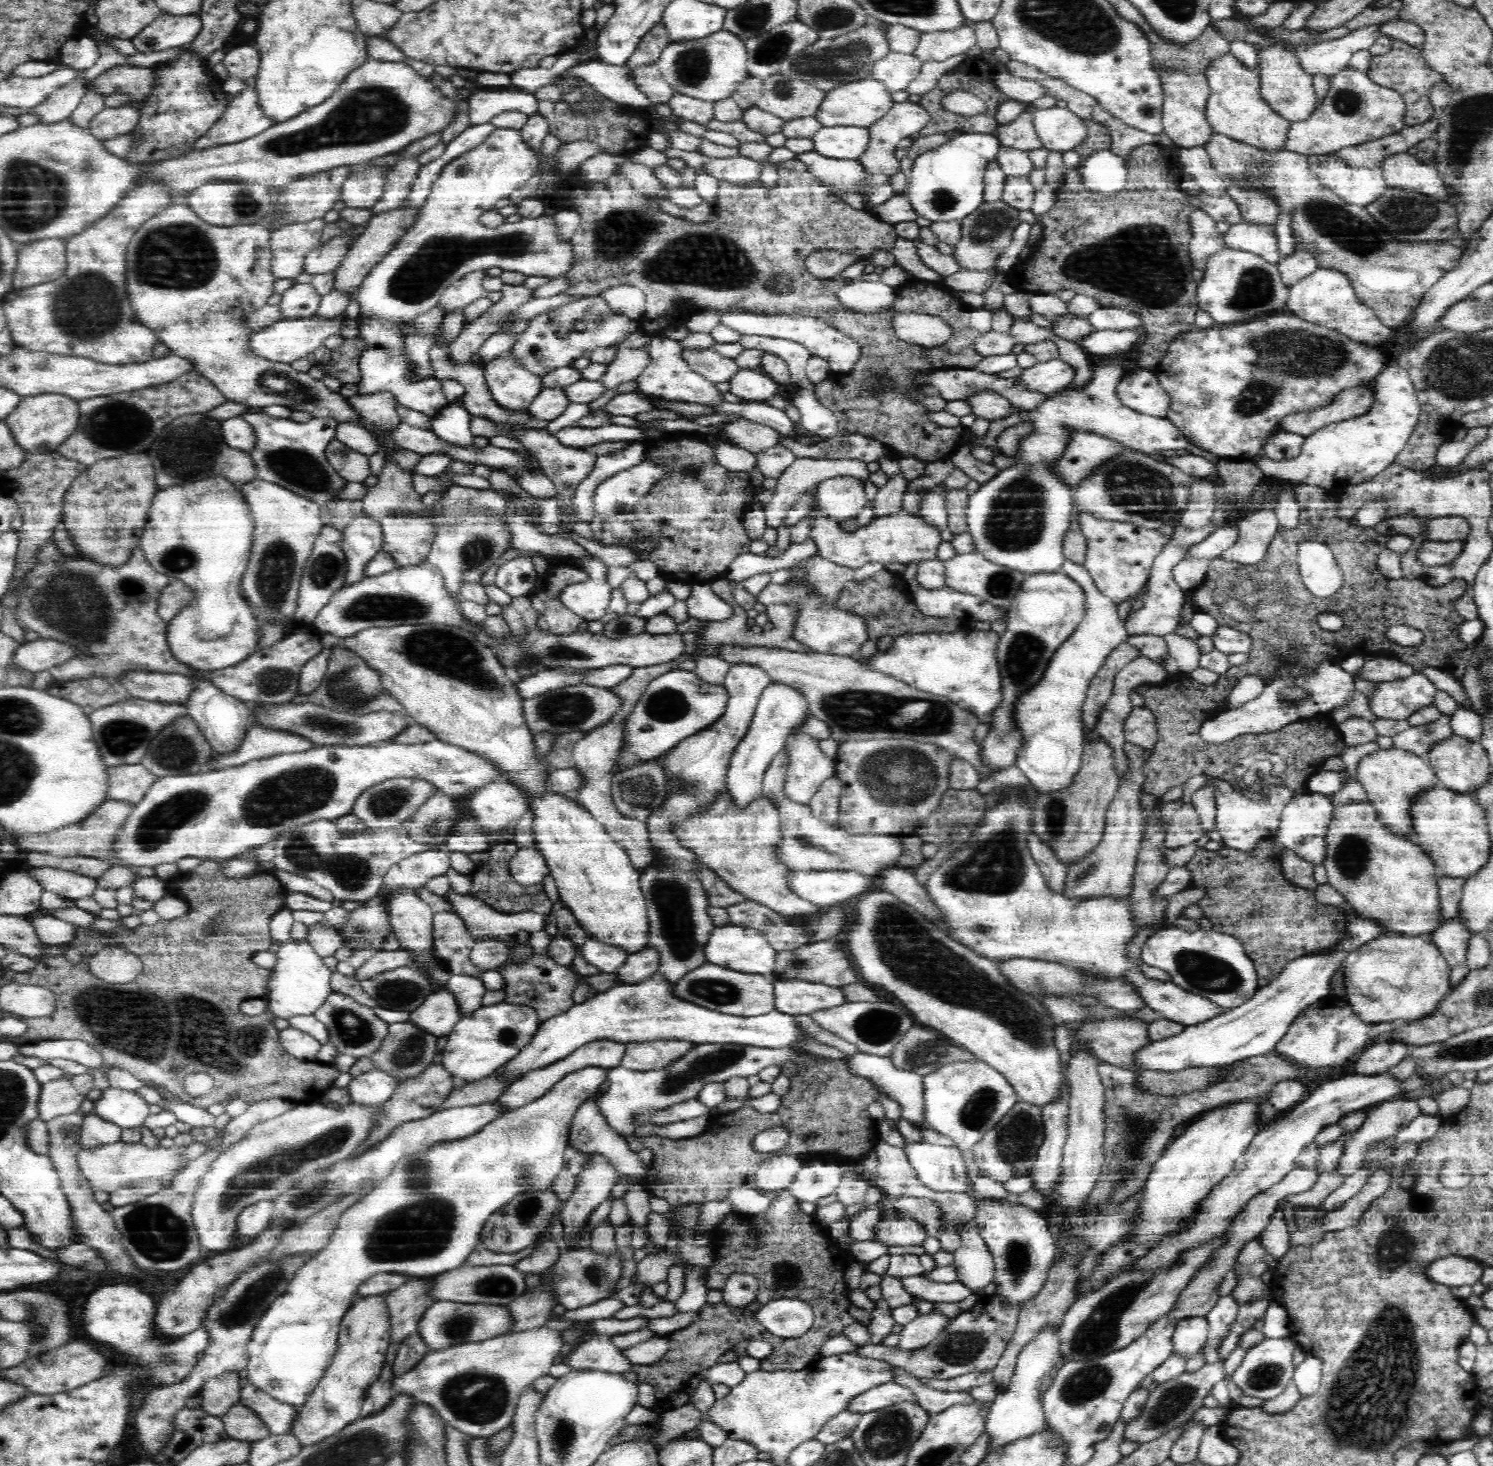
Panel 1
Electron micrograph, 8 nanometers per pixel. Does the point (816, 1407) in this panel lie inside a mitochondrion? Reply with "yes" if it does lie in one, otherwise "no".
no

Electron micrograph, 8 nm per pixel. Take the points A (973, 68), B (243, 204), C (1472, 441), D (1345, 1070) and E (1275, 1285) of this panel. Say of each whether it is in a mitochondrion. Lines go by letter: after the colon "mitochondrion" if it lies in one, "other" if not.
A: other
B: mitochondrion
C: other
D: other
E: other

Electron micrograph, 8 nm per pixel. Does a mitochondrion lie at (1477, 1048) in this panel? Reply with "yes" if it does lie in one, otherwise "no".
yes

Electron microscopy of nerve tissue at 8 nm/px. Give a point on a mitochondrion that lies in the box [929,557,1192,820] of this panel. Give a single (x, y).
(1025, 655)

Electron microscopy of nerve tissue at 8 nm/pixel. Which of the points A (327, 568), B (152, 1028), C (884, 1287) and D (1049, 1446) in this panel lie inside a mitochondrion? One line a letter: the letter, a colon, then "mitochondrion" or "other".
A: mitochondrion
B: mitochondrion
C: other
D: mitochondrion

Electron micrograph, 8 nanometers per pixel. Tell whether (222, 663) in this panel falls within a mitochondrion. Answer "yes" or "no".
no

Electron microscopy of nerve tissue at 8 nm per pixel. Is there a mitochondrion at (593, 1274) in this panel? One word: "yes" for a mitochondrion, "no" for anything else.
yes

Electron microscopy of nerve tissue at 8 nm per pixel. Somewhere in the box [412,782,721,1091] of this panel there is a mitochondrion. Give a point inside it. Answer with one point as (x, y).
(672, 916)

